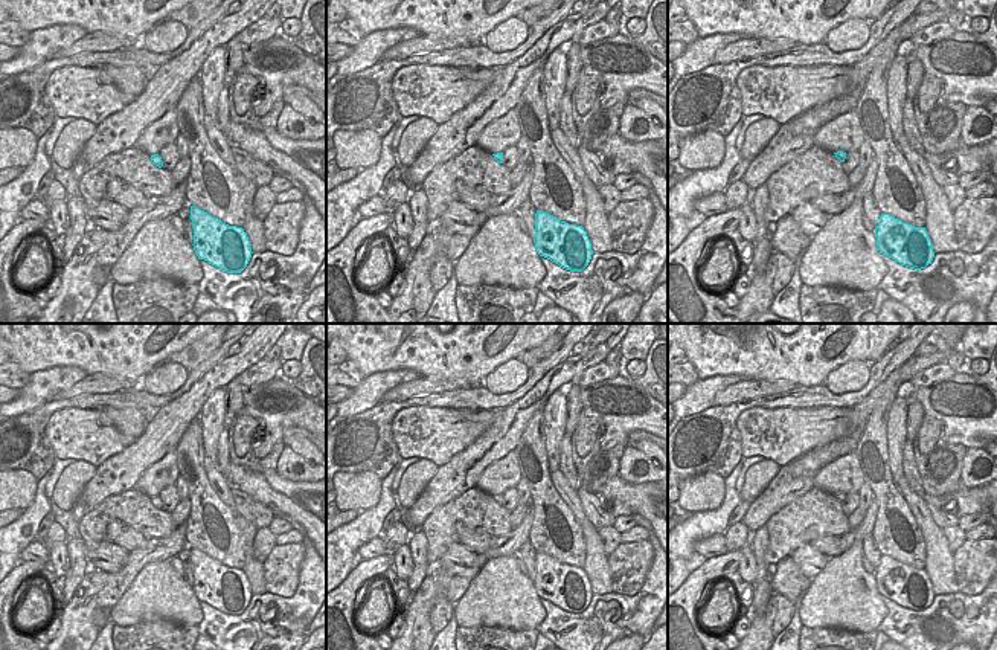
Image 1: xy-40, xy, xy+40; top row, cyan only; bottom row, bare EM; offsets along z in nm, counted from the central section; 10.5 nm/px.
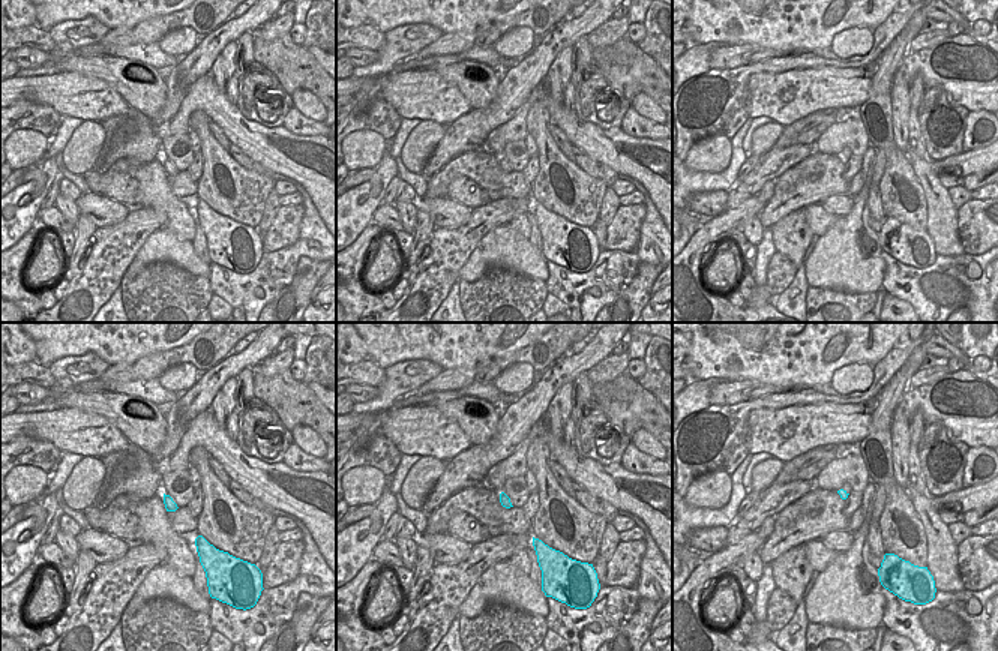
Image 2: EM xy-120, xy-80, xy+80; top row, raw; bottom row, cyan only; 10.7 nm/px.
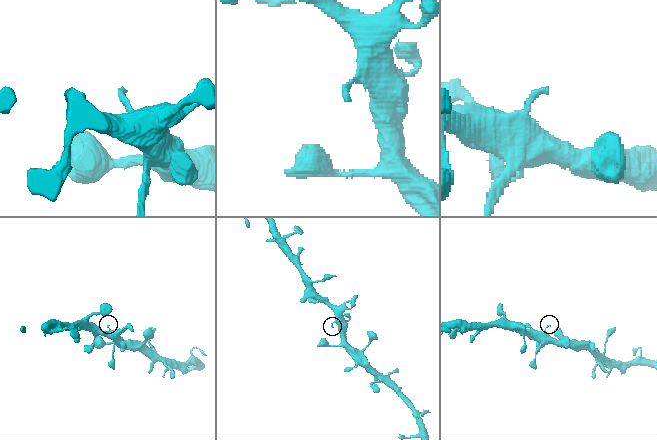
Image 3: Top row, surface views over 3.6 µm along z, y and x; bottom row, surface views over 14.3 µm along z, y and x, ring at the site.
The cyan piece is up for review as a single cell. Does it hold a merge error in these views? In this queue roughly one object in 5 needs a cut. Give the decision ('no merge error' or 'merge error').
no merge error

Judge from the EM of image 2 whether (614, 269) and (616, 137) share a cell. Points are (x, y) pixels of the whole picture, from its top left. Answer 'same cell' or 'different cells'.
different cells

